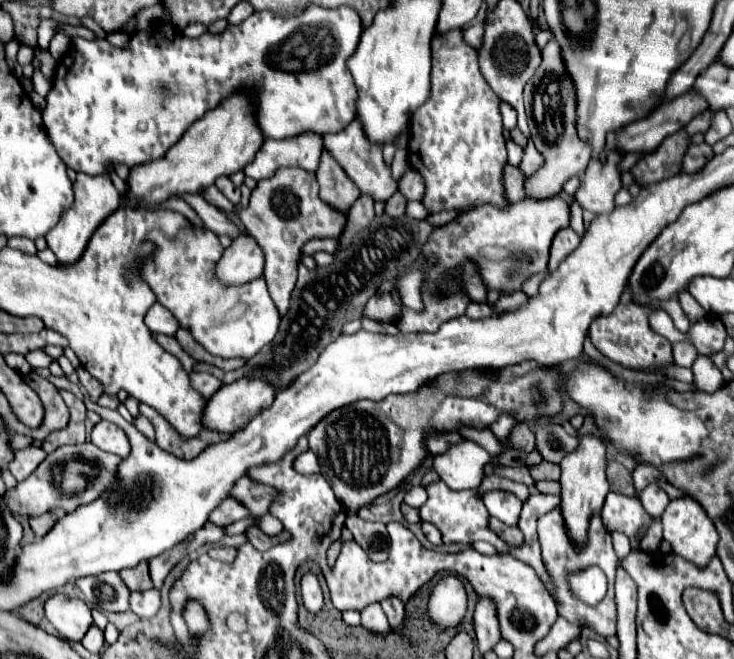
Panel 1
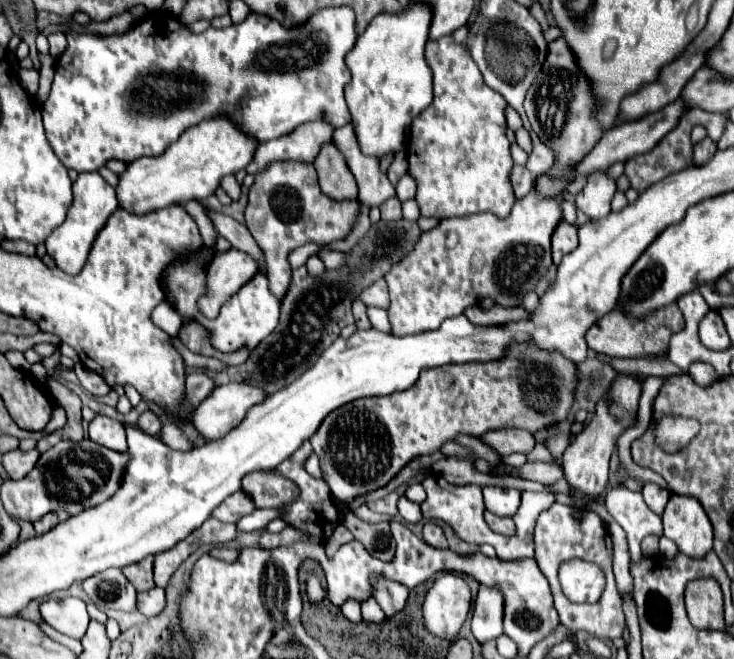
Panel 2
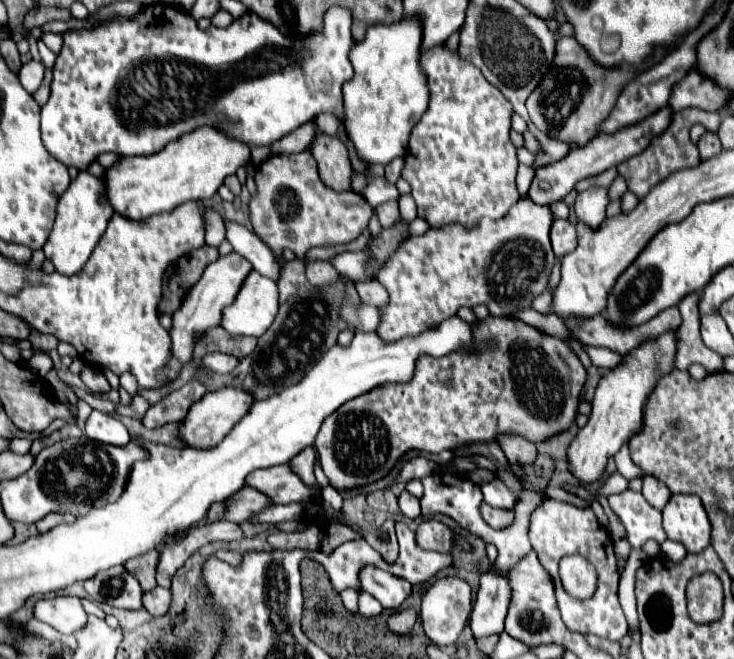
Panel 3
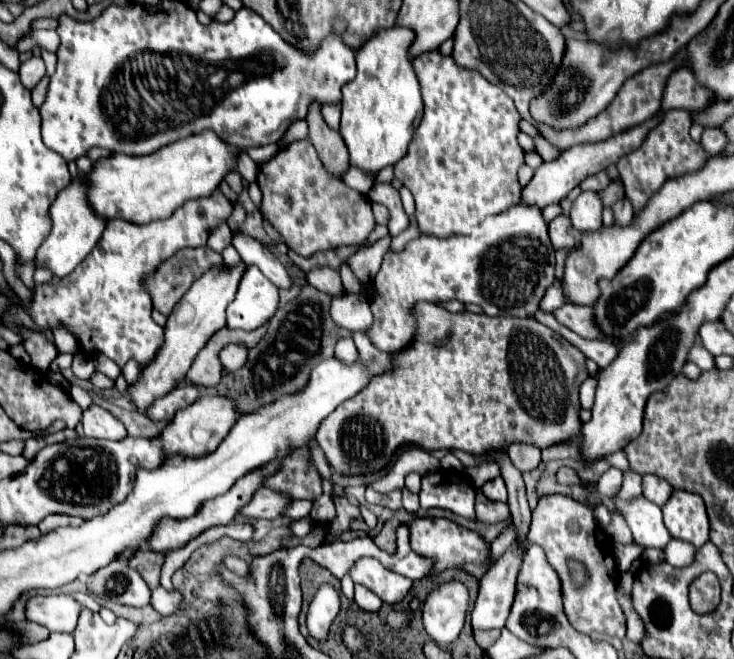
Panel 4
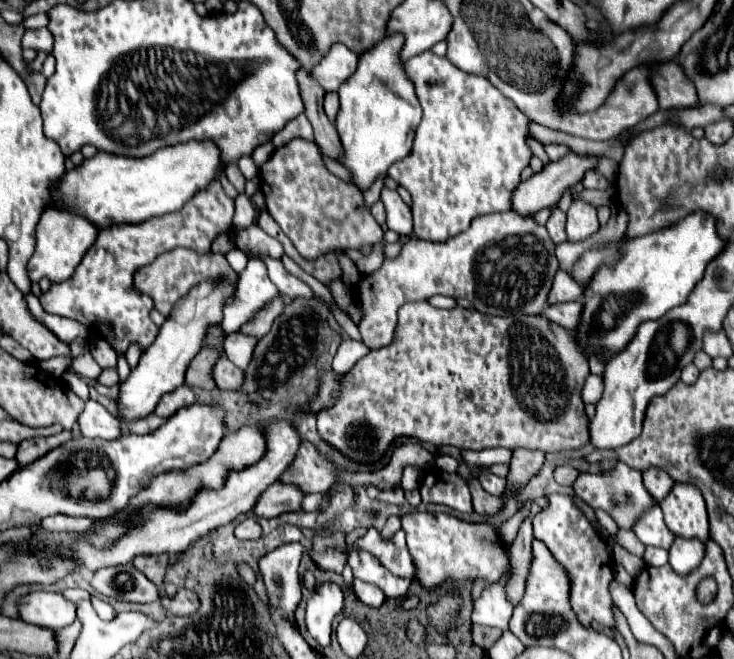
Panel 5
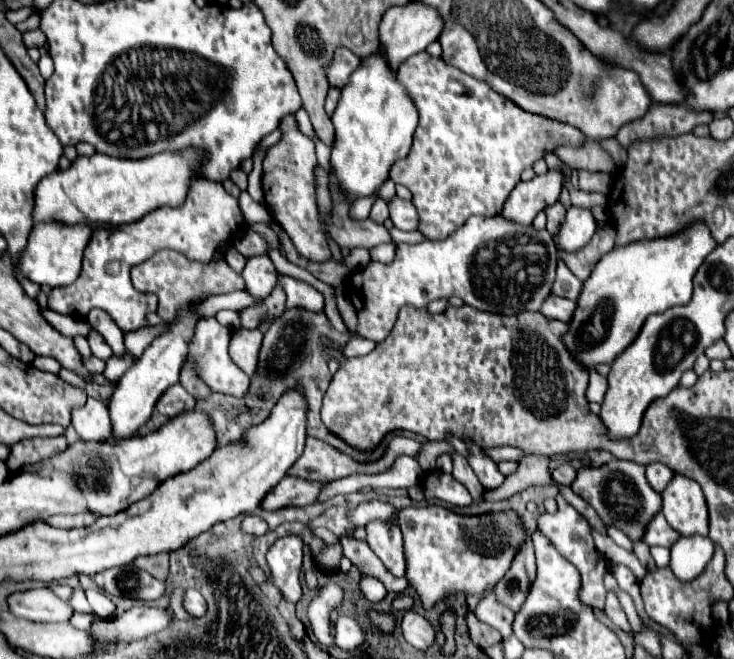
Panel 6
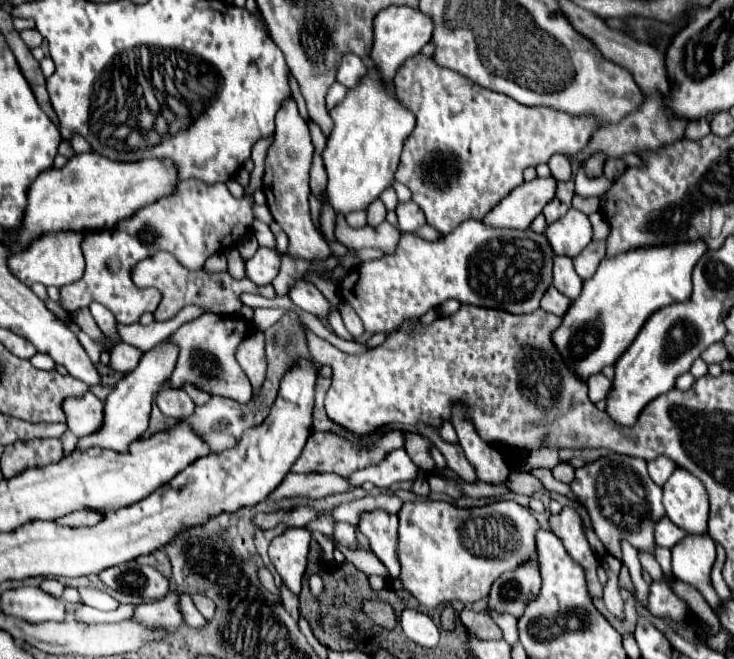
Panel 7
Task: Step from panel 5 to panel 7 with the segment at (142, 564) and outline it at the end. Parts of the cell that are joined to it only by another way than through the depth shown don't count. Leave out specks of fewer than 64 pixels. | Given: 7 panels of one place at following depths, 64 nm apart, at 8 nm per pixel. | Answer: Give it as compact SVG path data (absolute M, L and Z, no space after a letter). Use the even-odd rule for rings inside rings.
M162 548L156 550L156 552L152 552L152 554L140 556L138 560L140 560L140 564L152 564L160 572L164 572L164 576L168 576L168 578L172 576L172 564L170 564L170 560L168 560L168 556L166 556L166 552Z

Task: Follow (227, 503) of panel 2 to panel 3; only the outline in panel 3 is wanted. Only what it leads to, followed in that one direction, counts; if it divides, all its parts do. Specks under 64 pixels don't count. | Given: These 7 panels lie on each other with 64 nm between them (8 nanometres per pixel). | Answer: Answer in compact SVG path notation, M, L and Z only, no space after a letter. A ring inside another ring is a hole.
M244 486L242 490L236 492L236 496L228 498L224 518L230 520L230 522L244 522L244 520L248 520L250 516L262 512L268 506L272 506L272 500L266 494L262 494L256 488Z

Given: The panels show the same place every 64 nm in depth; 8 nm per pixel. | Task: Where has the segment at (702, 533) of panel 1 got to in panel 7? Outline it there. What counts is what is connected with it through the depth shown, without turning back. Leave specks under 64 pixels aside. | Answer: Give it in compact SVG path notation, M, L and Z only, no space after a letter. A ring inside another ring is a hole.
M676 468L664 484L664 508L666 516L688 534L706 532L708 522L708 494L704 484L686 472Z

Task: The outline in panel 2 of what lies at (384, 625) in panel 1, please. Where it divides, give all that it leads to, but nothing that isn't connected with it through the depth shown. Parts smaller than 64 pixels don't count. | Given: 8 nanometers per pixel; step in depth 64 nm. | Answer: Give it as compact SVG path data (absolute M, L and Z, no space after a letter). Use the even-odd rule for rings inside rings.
M368 598L362 602L362 618L366 622L384 622L386 614L382 612L382 608L378 606L378 602L374 598Z

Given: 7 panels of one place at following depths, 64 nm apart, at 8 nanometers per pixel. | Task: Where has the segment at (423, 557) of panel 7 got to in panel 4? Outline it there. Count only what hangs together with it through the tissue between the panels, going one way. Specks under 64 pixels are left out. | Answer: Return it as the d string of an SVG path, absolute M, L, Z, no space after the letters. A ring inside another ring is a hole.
M414 518L410 524L410 546L416 554L424 556L424 558L430 558L434 560L432 564L432 570L428 572L430 578L438 576L440 572L448 570L448 568L454 568L454 570L462 570L464 564L476 564L480 568L484 566L492 566L492 554L490 554L490 546L486 544L486 540L474 532L474 530L468 530L464 526L458 526L456 522L448 520L448 518Z

